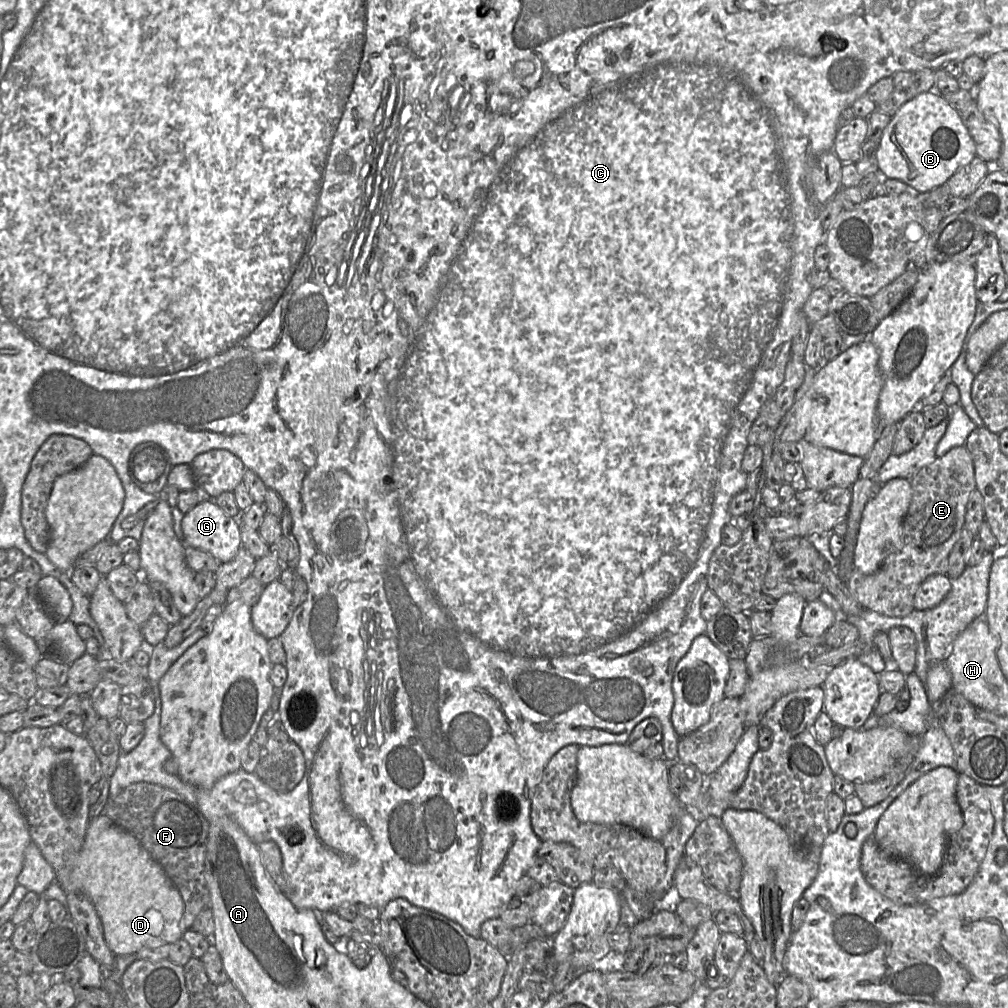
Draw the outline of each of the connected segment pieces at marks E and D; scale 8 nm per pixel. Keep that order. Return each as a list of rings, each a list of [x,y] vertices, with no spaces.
[[[965,446],[950,449],[945,455],[922,467],[910,478],[912,499],[903,519],[902,548],[890,555],[873,574],[866,575],[855,569],[850,571],[848,588],[863,607],[889,617],[905,617],[914,610],[914,595],[922,582],[933,574],[946,574],[949,554],[959,538],[965,521],[966,505],[976,489],[972,457]]]
[[[99,815],[89,821],[71,881],[93,904],[103,926],[104,939],[116,956],[135,954],[144,947],[172,944],[182,939],[184,930],[180,928],[180,921],[184,903],[178,889],[142,844],[106,815]]]

